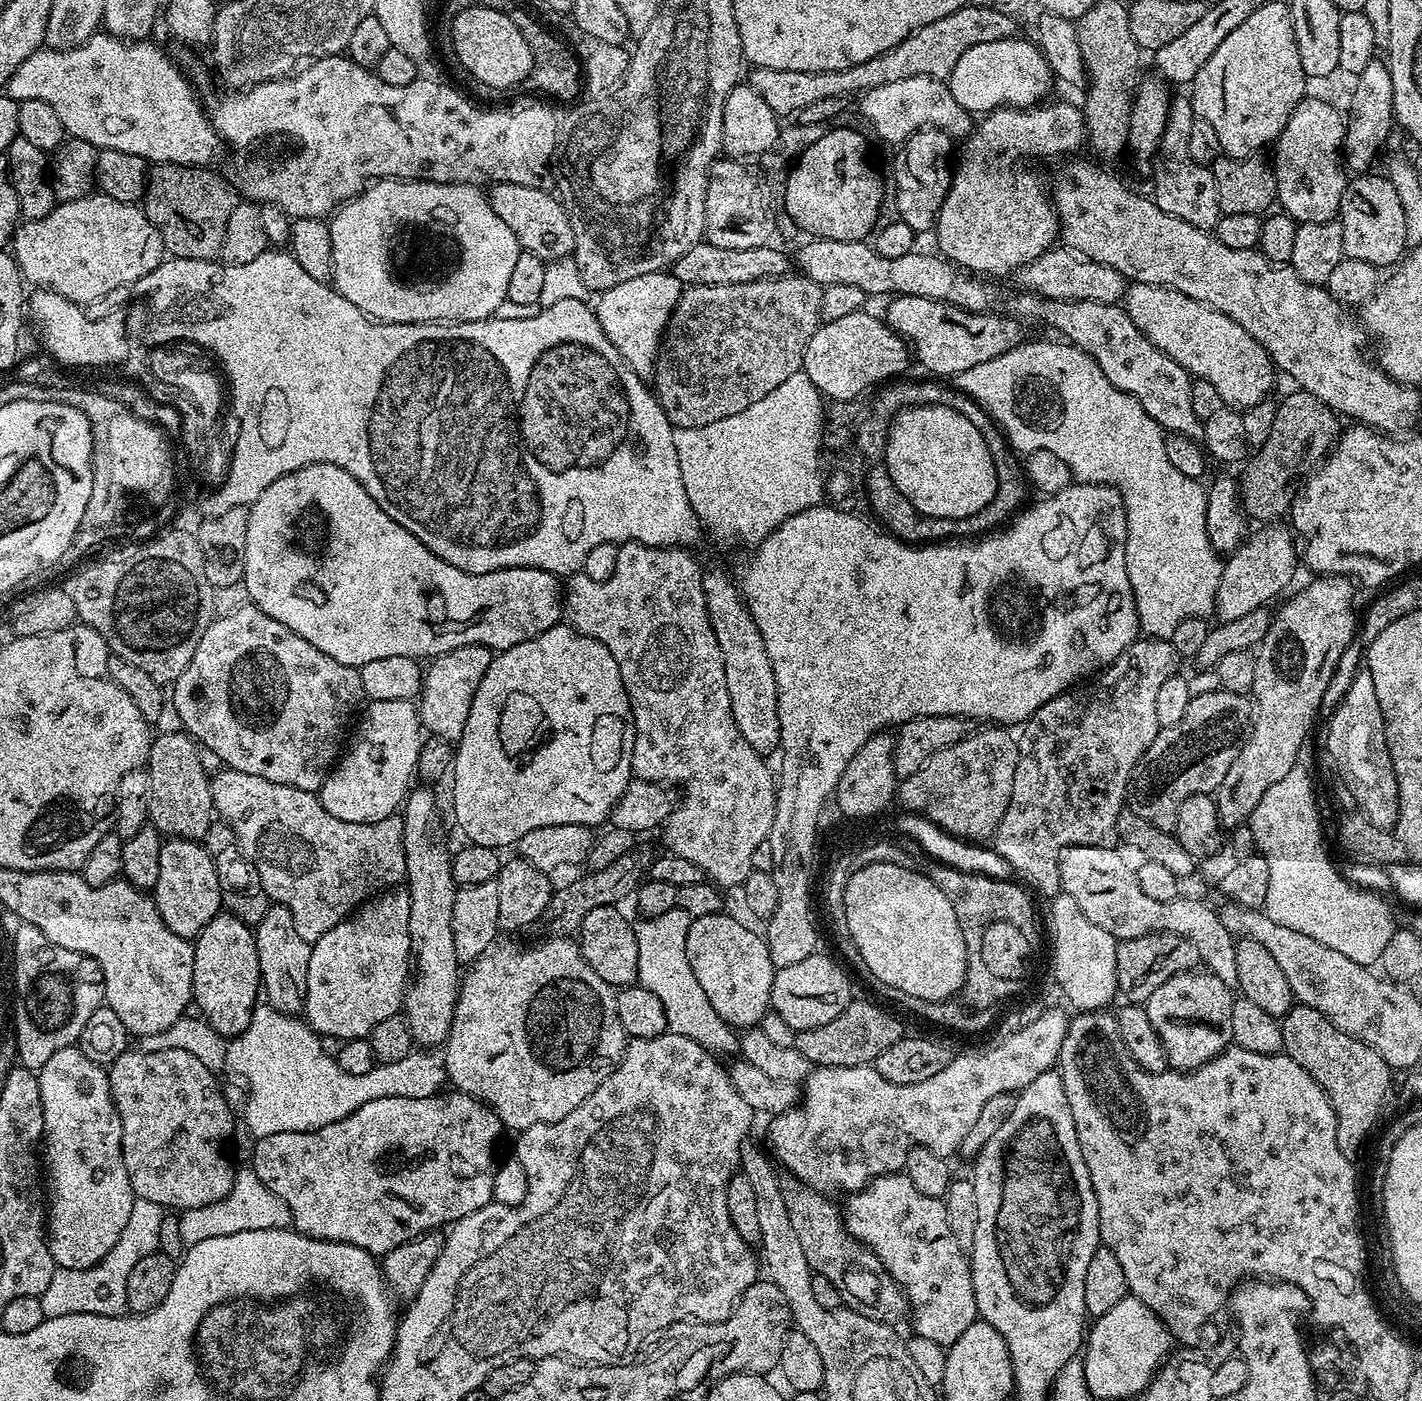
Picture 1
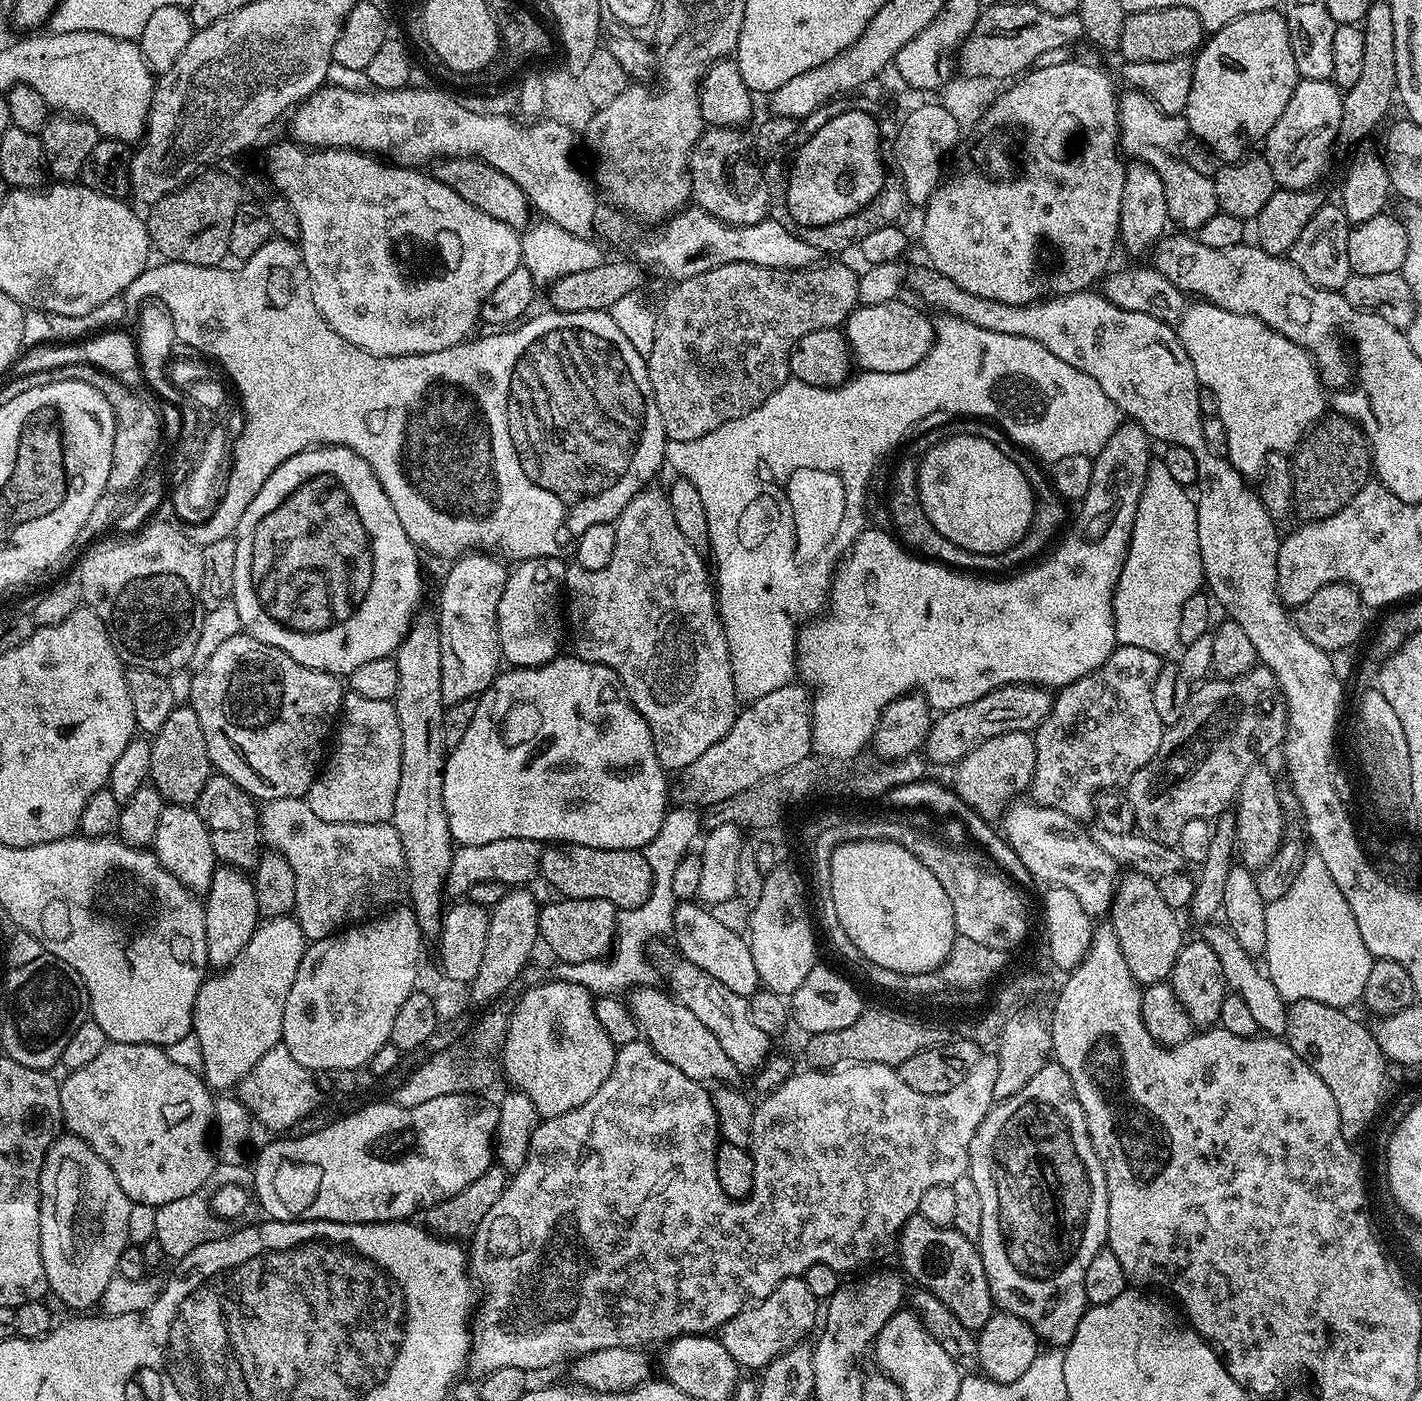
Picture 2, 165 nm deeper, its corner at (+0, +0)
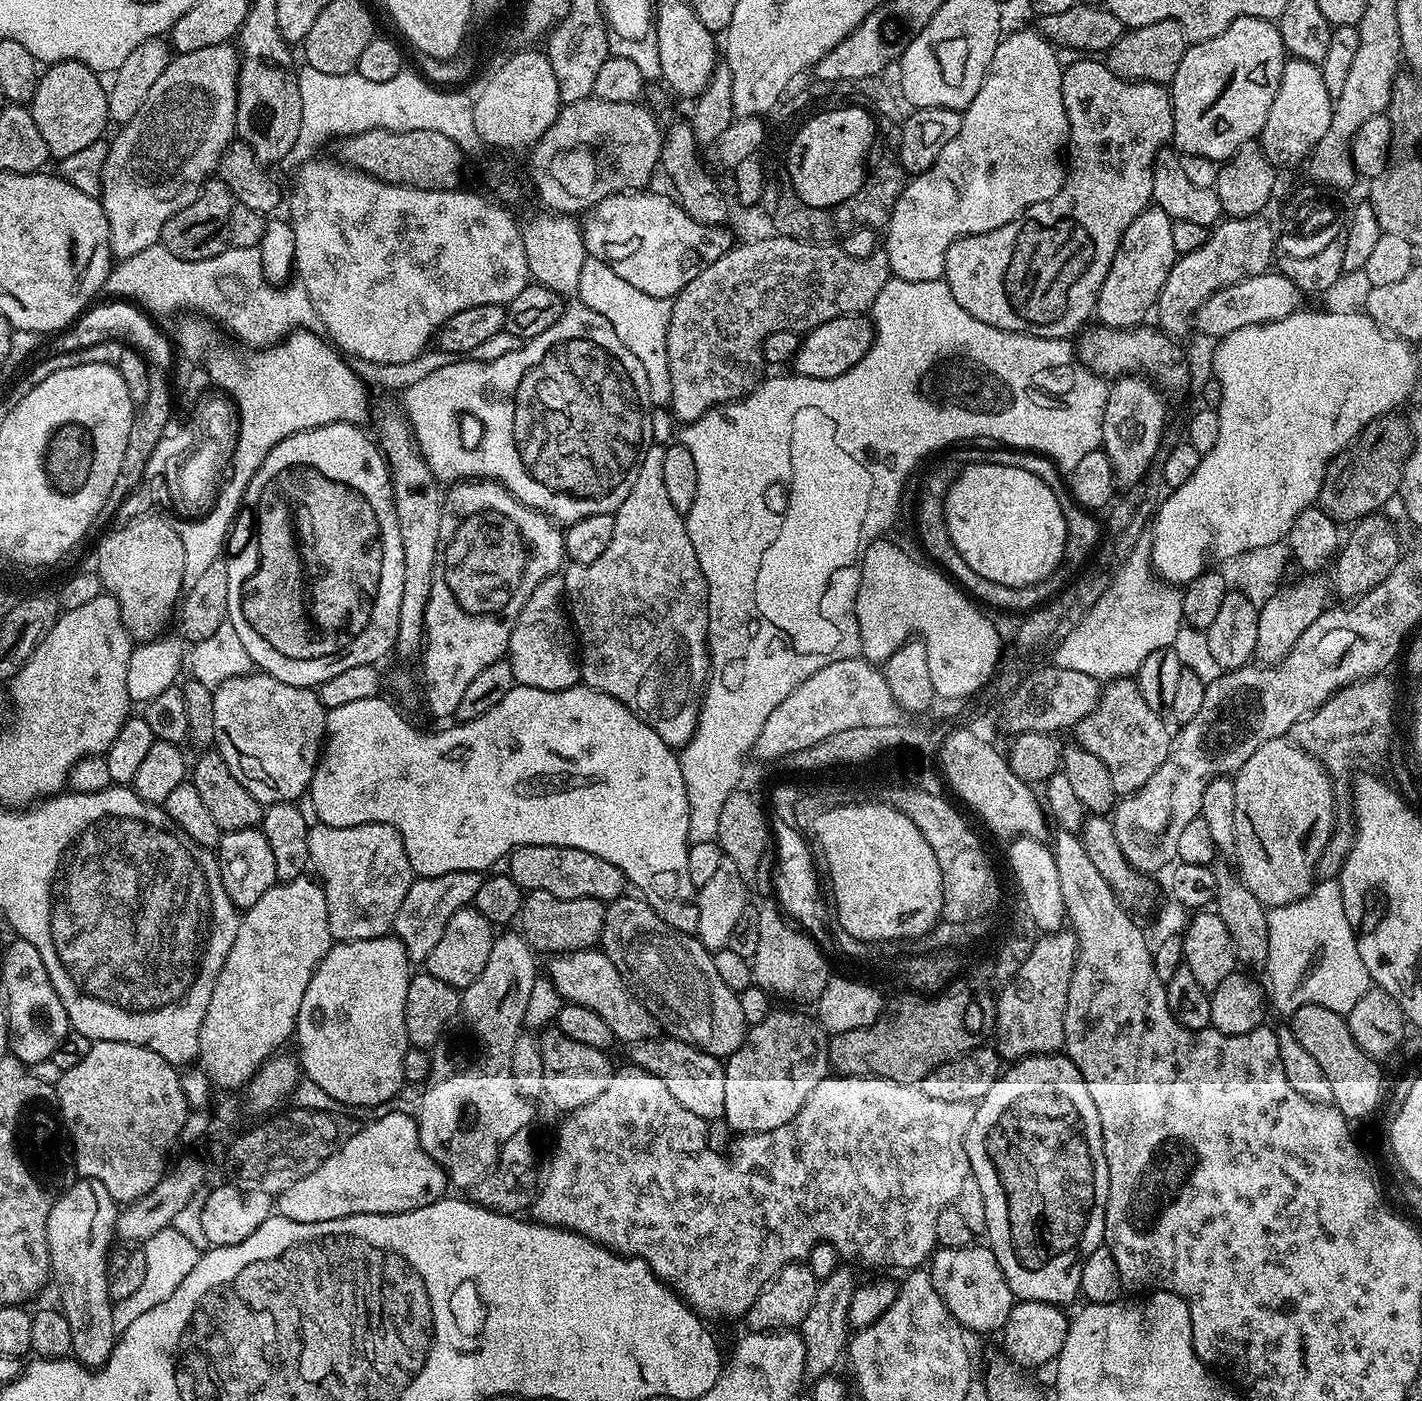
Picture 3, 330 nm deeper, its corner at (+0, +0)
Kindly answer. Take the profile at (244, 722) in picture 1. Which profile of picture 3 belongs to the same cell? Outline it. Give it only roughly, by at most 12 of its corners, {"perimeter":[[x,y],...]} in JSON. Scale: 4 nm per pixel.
{"perimeter":[[253,670],[212,697],[214,748],[262,806],[309,791],[319,691]]}

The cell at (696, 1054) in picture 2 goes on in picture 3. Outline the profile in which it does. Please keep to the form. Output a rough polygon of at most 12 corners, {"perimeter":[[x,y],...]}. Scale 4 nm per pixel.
{"perimeter":[[603,950],[561,952],[547,979],[633,1046],[657,1035],[651,1008]]}

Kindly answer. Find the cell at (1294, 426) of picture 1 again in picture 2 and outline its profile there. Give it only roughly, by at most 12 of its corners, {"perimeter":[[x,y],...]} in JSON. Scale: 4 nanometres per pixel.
{"perimeter":[[1328,414],[1290,460],[1299,519],[1338,514],[1374,472],[1364,432]]}

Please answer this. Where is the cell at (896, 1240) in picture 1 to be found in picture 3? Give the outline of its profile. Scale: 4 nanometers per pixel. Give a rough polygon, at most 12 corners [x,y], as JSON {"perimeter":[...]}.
{"perimeter":[[937,1247],[930,1275],[961,1328],[999,1333],[1014,1297],[992,1249]]}

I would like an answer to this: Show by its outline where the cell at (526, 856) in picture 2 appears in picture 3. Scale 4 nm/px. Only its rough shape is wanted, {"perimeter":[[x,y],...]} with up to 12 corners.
{"perimeter":[[479,872],[413,879],[392,923],[427,961],[446,922],[475,901]]}

